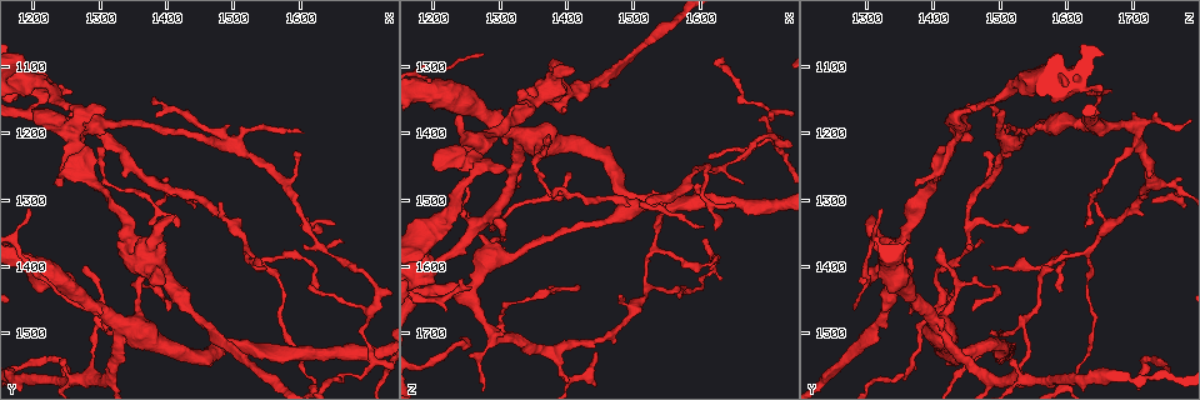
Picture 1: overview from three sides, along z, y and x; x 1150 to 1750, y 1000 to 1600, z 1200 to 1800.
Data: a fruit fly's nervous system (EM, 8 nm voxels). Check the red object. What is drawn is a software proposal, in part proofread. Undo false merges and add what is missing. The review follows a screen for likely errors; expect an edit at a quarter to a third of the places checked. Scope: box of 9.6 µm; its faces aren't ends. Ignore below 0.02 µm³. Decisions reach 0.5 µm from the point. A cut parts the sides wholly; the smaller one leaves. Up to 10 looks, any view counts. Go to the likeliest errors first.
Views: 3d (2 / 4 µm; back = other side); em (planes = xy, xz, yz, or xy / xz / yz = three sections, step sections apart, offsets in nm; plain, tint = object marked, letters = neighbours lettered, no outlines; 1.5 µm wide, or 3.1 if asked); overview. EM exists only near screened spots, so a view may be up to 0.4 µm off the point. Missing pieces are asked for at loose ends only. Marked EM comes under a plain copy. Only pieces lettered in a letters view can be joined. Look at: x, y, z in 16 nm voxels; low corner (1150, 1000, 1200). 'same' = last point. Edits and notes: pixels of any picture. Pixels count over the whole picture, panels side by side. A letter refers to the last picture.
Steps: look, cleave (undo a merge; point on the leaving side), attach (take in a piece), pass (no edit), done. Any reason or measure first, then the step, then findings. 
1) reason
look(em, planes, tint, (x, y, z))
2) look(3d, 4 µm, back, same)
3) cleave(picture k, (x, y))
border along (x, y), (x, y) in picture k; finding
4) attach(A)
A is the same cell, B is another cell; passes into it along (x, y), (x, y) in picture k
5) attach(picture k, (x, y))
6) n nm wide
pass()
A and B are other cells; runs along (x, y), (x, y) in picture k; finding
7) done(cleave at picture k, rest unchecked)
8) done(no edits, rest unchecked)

abrupt turn
look(em, planes, tint, (1530, 1395, 1575))

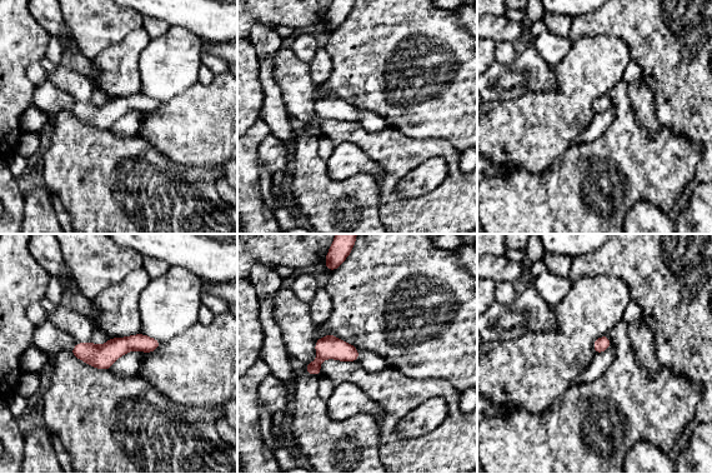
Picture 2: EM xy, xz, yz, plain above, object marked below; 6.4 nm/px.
what lies round it
look(em, planes, letters, same)

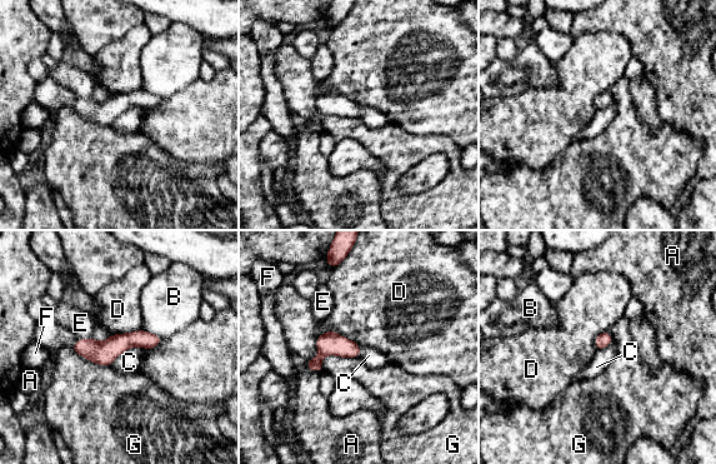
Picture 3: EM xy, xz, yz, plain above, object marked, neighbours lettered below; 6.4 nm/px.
pass()
A, B, C, D, E, F and G are other cells; border along (359, 358), (325, 355), (321, 370) in picture 3; continuous, no second cell

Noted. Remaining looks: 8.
three arms meet
look(em, planes, letters, (1265, 1190, 1440))

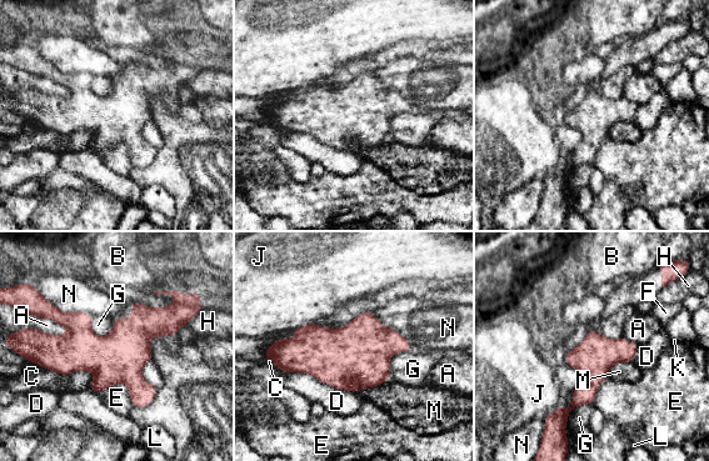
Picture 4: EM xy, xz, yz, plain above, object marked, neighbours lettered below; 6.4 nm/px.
D touches over 420 nm
pass()
A, B, C, D, E, F, G, H, J, K, L, M and N are other cells; border along (93, 316), (98, 335), (113, 330) in picture 4; one cell here

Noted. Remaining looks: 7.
branch stops here
look(3d, 4 µm, (1380, 1150, 1500))

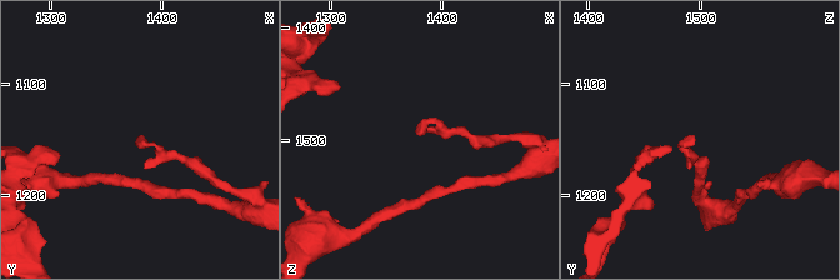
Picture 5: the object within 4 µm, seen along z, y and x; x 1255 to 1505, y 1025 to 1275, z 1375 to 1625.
now the EM
look(em, planes, letters, (1382, 1146, 1498))

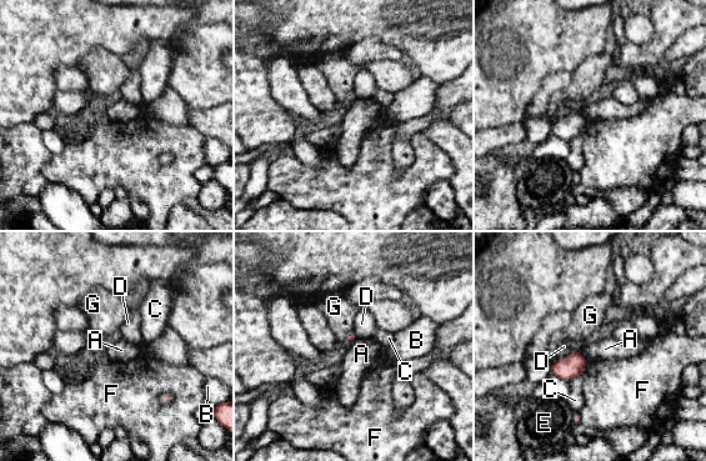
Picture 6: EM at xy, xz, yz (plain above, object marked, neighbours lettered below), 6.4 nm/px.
pass()
A, B, C, D, E, F and G are other cells; border along (580, 350), (587, 362) in picture 6; none of them fits

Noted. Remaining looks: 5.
sharp bend
look(em, planes, letters, (1610, 1330, 1450))

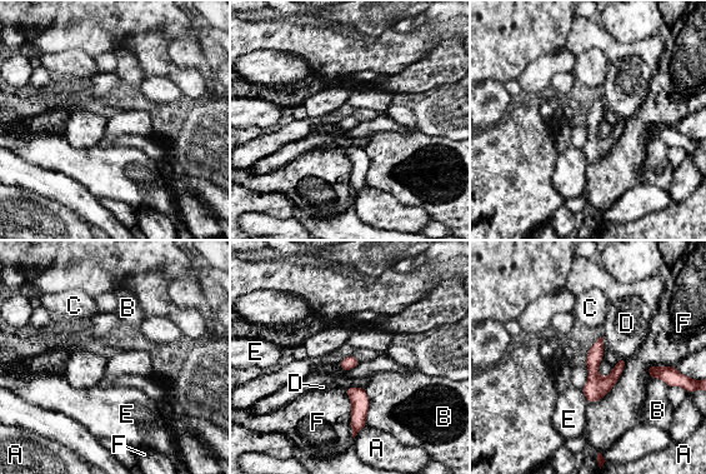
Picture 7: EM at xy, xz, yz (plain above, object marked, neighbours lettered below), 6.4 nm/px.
90 nm wide
pass()
A, B, C, D, E and F are other cells; border along (364, 389), (369, 400), (366, 425) in picture 7; one cell here

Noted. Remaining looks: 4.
done(no edits, rest unchecked)

